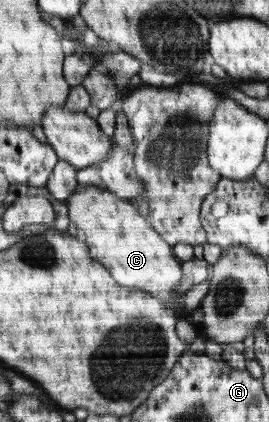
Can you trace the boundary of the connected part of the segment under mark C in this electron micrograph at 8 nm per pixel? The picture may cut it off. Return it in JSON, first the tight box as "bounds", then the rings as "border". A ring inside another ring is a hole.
{"bounds":[65,186,183,307],"border":[[[89,186],[78,188],[78,190],[65,202],[69,206],[69,215],[73,224],[79,230],[81,239],[83,239],[91,249],[91,256],[97,262],[105,262],[105,267],[113,272],[113,278],[121,282],[121,286],[130,290],[145,290],[153,297],[158,298],[165,307],[173,304],[181,293],[177,293],[177,286],[183,271],[181,271],[181,262],[175,260],[172,246],[163,238],[163,236],[151,226],[147,219],[140,214],[136,206],[127,200],[118,198],[115,194],[99,188]]]}

